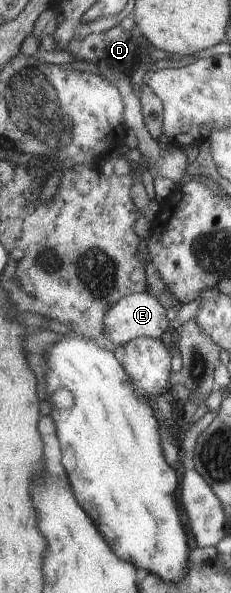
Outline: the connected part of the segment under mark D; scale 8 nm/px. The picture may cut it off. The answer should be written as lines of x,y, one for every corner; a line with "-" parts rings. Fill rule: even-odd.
114,26
112,29
99,34
88,34
83,38
76,36
72,39
66,51
73,53
76,60
94,64
101,71
109,70
110,72
115,72
116,74
130,78
138,68
137,64
139,64
140,61
145,61
146,56
153,49
156,49
156,47
148,41
137,26
132,30
-
142,37
146,39
147,44
140,45
140,39
142,39

